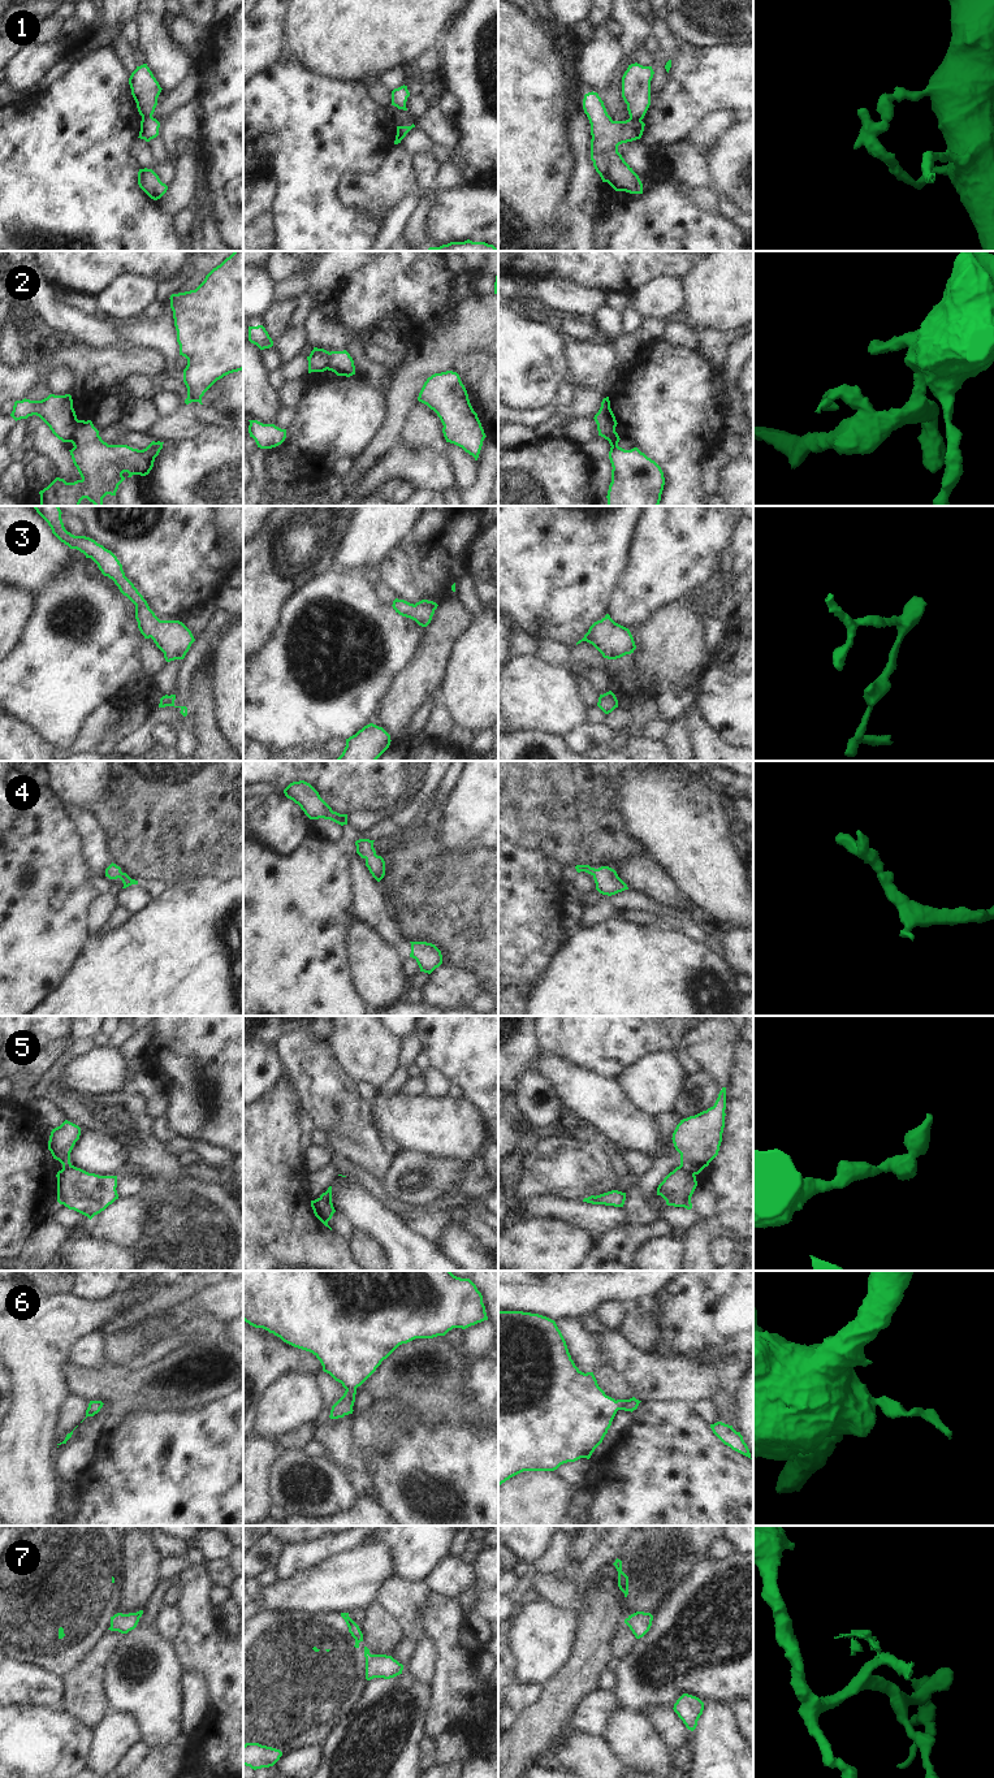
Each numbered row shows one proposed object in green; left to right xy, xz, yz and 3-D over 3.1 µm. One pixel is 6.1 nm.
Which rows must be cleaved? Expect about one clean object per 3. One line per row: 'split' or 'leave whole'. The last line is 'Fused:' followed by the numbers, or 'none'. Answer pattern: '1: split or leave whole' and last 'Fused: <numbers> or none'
1: split
2: split
3: leave whole
4: leave whole
5: split
6: leave whole
7: split
Fused: 1, 2, 5, 7

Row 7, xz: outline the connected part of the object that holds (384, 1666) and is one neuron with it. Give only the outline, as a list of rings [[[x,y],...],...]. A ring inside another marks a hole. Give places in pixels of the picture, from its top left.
[[[369,1654],[366,1661],[366,1679],[373,1678],[390,1679],[402,1674],[403,1665],[386,1654]]]

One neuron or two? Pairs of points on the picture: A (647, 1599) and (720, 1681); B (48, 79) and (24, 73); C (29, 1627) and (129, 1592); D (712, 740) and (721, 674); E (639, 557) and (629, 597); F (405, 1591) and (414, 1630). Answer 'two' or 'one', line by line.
A: two
B: two
C: two
D: two
E: one
F: one

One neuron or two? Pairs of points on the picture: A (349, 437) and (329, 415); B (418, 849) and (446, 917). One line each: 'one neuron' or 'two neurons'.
A: one neuron
B: one neuron

